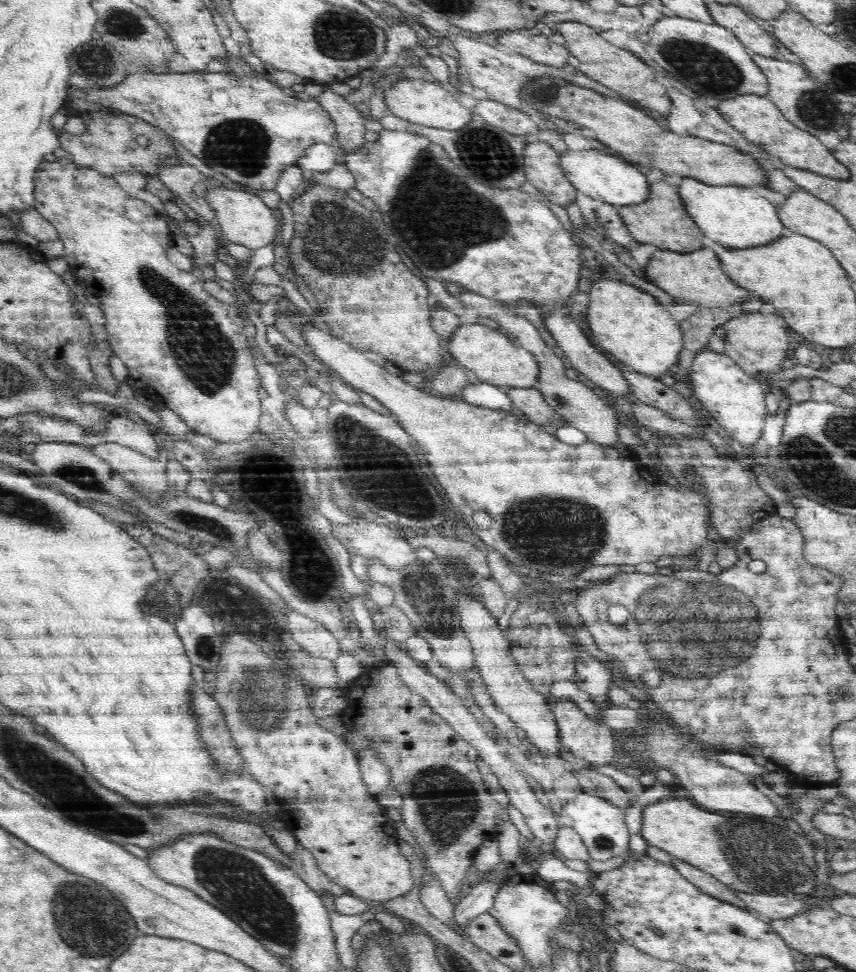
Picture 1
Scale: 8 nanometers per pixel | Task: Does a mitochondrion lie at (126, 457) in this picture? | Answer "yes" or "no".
no

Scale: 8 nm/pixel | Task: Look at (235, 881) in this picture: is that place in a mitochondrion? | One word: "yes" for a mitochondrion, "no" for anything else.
yes

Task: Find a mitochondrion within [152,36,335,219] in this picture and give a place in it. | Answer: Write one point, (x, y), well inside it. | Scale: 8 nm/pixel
(242, 146)

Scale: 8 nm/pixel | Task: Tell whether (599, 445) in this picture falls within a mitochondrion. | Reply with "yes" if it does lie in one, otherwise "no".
no

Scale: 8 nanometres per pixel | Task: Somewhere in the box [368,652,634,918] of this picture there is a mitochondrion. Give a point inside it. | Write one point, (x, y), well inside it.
(445, 799)

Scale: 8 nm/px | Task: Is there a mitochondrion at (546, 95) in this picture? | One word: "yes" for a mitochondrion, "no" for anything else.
yes

